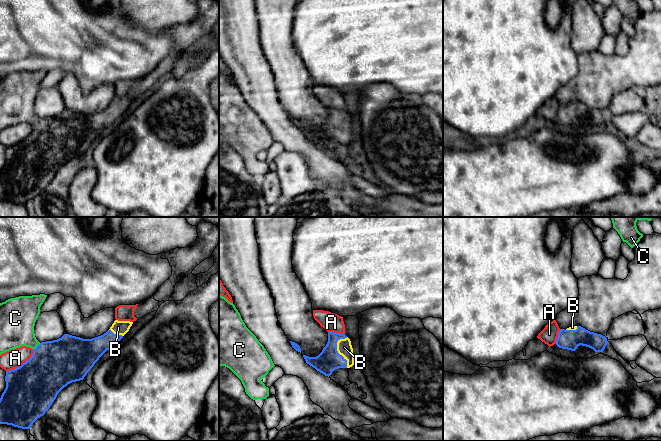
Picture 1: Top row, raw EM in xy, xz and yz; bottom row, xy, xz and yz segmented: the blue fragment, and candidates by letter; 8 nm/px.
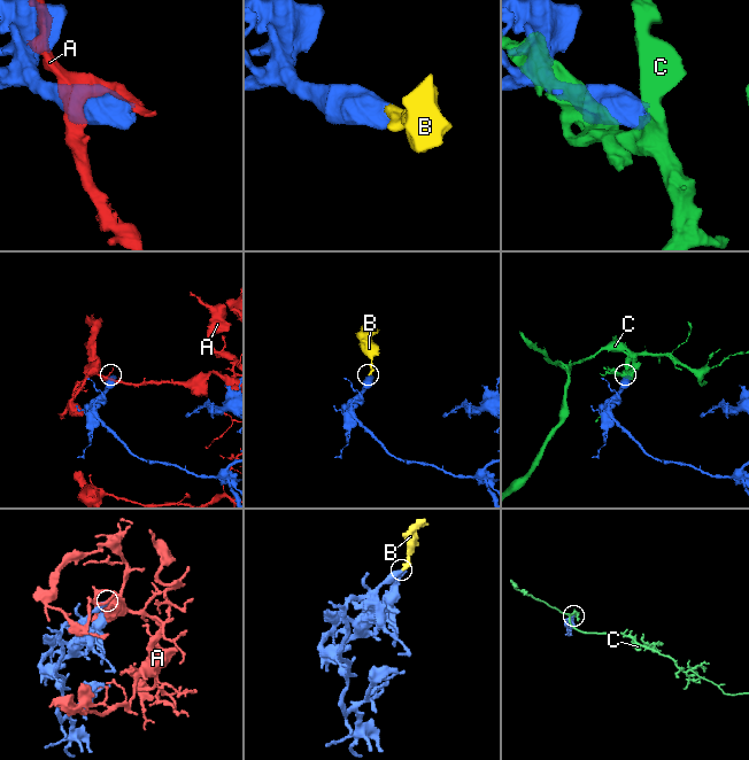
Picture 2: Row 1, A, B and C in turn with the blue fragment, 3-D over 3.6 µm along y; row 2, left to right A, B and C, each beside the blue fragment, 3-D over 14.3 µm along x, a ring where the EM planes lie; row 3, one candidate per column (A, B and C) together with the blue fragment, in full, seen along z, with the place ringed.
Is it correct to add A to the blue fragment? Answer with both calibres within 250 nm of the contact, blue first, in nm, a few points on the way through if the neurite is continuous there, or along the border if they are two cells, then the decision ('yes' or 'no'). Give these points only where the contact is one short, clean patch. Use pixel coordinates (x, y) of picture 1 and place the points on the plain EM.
calibres 400 and 150 nm; no

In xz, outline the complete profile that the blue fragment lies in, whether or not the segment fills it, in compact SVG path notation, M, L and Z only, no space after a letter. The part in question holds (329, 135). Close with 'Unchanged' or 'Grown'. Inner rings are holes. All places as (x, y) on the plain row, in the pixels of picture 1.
M328 108L328 118L318 132L303 133L307 140L328 153L335 145L350 144L354 141L350 115L345 110L334 108Z. Grown

